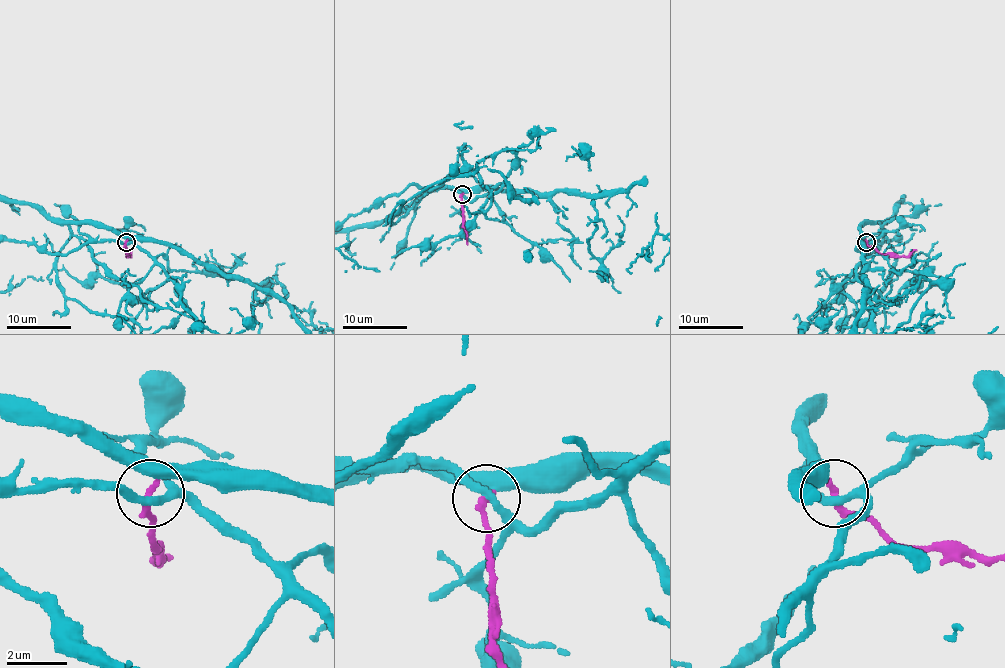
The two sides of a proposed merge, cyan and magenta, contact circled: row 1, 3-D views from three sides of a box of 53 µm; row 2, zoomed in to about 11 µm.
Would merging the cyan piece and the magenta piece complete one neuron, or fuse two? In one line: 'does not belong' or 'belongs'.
belongs

